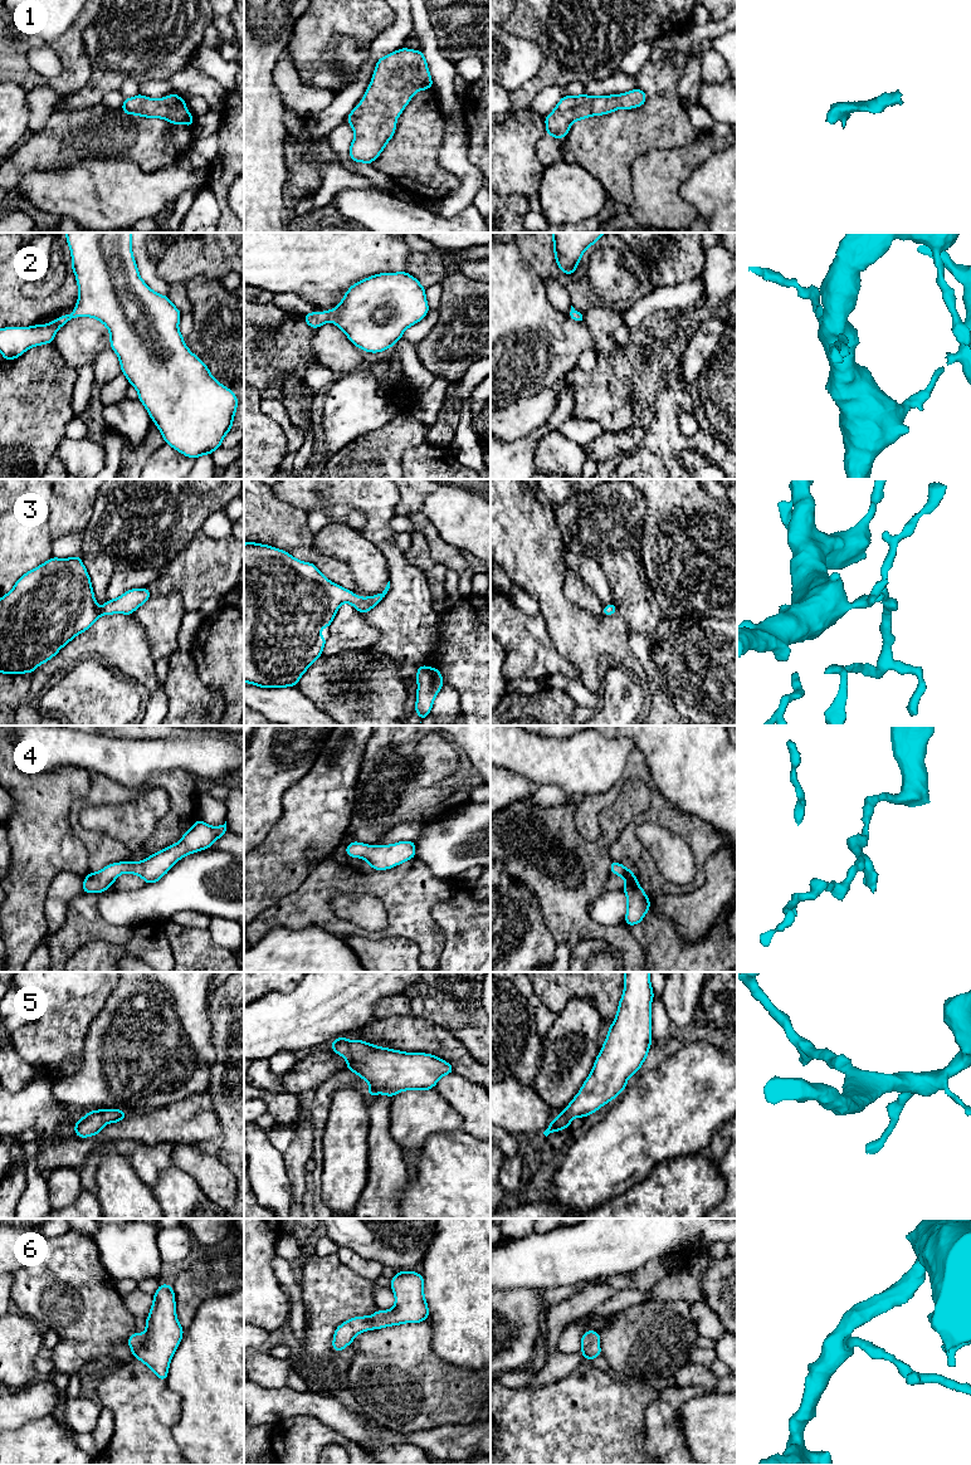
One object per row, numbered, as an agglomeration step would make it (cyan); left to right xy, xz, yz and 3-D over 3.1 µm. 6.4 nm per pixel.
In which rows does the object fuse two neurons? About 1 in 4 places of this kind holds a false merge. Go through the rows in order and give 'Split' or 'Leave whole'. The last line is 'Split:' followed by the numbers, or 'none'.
1: Leave whole
2: Leave whole
3: Leave whole
4: Leave whole
5: Leave whole
6: Leave whole
Split: none

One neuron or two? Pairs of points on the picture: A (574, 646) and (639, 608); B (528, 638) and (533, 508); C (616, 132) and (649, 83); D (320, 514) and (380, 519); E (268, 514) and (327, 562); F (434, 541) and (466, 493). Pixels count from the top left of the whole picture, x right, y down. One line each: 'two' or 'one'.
A: two
B: two
C: one
D: two
E: one
F: two

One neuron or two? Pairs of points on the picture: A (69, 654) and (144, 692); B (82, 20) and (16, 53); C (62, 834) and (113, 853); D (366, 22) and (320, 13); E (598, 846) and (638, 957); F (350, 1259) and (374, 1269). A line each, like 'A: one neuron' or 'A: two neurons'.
A: two neurons
B: one neuron
C: two neurons
D: one neuron
E: one neuron
F: one neuron

